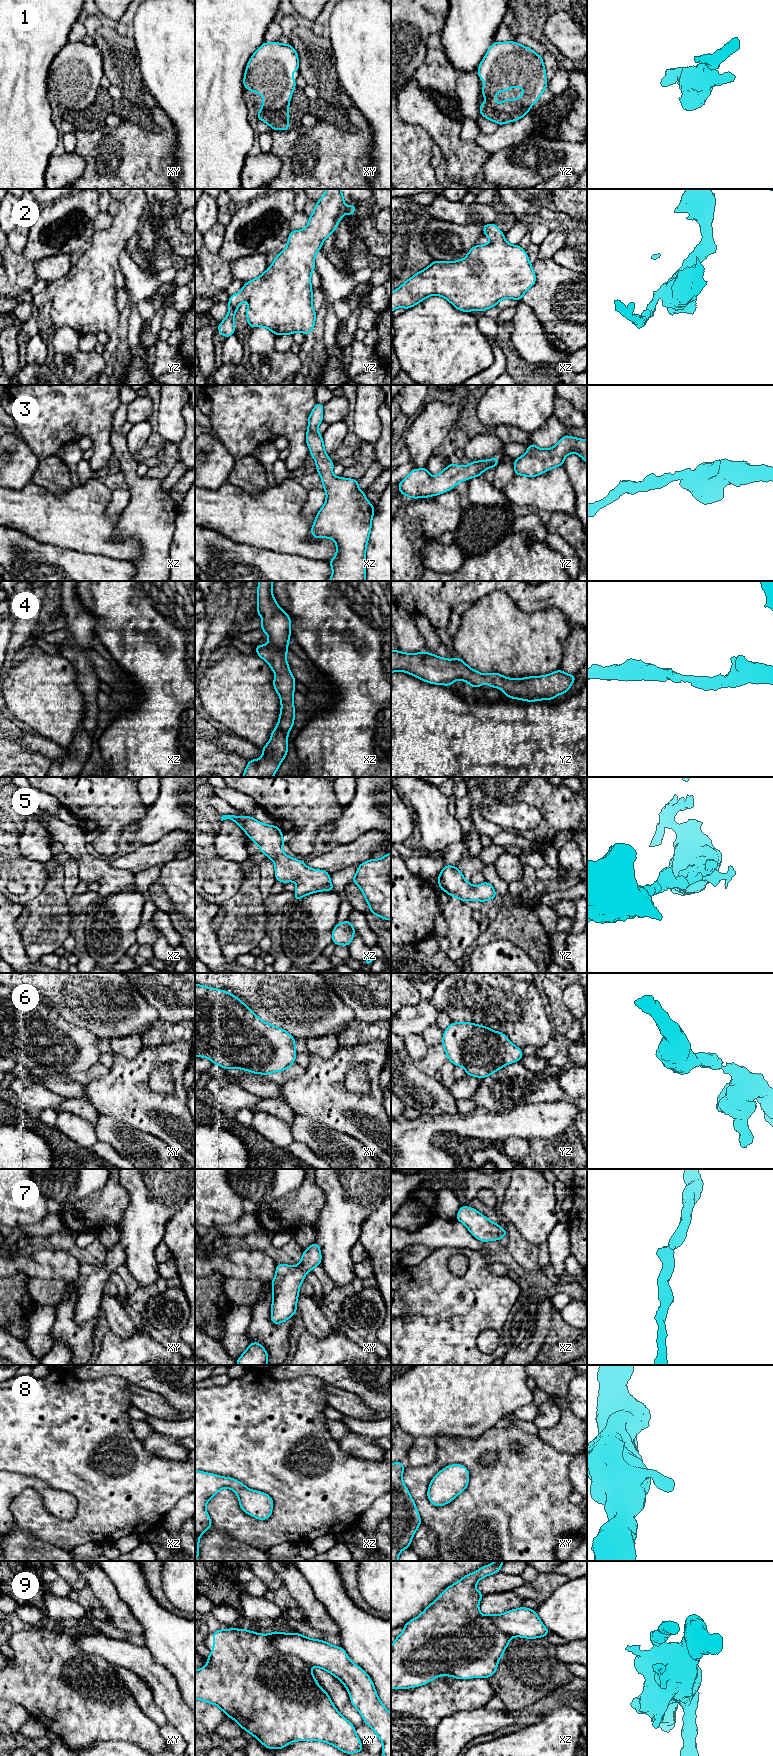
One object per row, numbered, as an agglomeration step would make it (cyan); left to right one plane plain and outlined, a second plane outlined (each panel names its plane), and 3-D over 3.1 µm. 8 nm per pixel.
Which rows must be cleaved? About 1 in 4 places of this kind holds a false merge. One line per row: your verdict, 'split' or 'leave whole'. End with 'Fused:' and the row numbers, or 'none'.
1: split
2: leave whole
3: leave whole
4: leave whole
5: leave whole
6: leave whole
7: leave whole
8: leave whole
9: split
Fused: 1, 9

